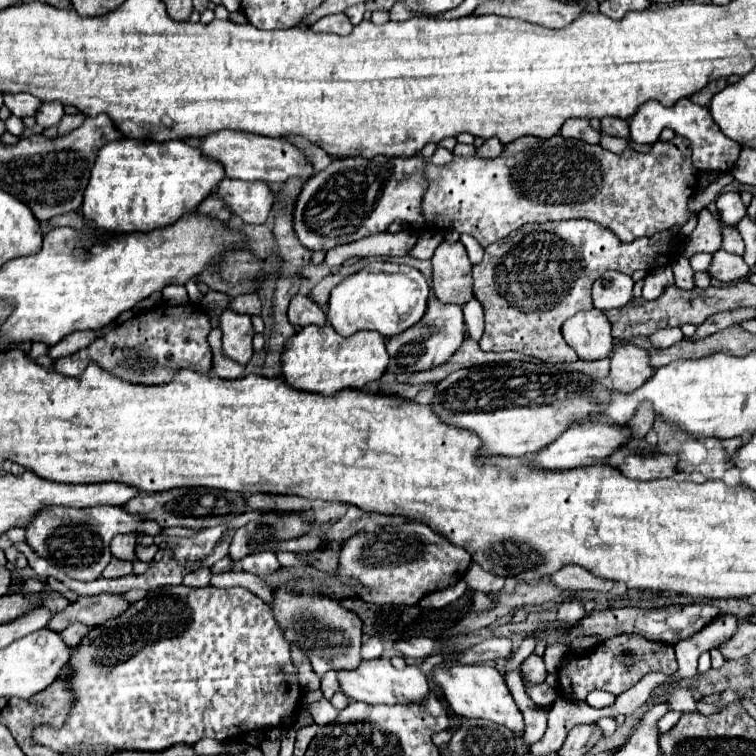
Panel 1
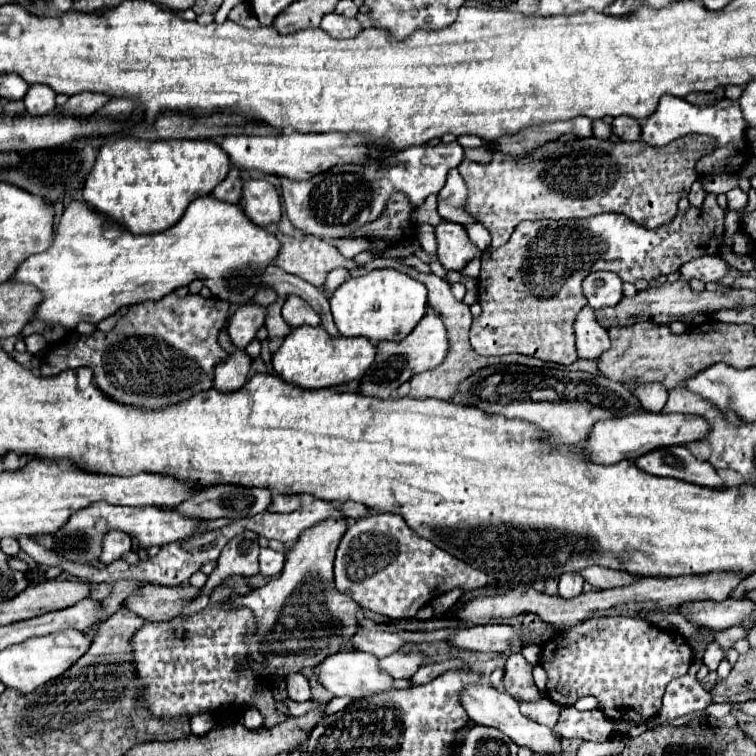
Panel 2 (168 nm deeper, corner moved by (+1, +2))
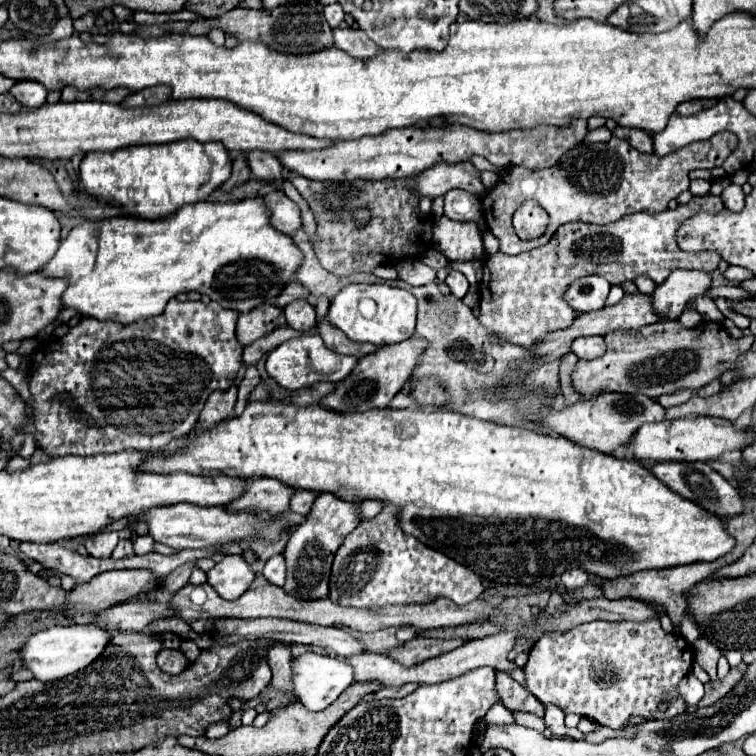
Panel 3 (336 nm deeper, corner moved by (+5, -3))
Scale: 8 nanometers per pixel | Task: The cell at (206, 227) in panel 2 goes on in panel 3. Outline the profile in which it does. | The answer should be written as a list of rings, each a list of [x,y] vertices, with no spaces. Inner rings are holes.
[[[258,196],[240,202],[202,200],[186,204],[174,216],[158,222],[124,216],[84,220],[68,232],[60,242],[56,256],[40,272],[48,278],[68,278],[68,288],[62,294],[62,306],[74,308],[78,314],[92,316],[96,320],[132,324],[158,316],[170,298],[190,290],[210,296],[224,308],[250,312],[252,308],[274,300],[274,296],[278,296],[278,292],[282,292],[282,288],[292,280],[300,262],[300,250],[290,236],[270,226],[270,212],[266,212],[266,206]]]

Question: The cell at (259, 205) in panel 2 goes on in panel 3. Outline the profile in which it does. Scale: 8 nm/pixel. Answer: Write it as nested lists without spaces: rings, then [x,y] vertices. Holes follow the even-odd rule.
[[[270,192],[264,196],[264,204],[270,210],[270,224],[284,234],[294,234],[302,228],[300,208],[284,194],[284,192]]]

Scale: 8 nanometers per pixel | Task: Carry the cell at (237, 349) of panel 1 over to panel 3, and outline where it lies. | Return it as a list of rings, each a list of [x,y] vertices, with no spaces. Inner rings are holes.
[[[262,304],[246,314],[240,314],[238,324],[236,324],[236,338],[242,346],[252,344],[254,340],[270,334],[272,330],[278,328],[278,318],[280,318],[280,308],[272,304]]]

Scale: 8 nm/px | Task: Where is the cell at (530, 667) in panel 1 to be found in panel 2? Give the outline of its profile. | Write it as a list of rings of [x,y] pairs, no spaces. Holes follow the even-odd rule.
[[[514,653],[508,657],[504,667],[504,689],[516,701],[538,701],[540,691],[532,679],[532,665],[522,657],[522,653]]]

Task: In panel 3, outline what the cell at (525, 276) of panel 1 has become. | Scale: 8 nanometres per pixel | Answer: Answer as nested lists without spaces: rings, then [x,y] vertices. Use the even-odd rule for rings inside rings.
[[[706,194],[702,198],[694,196],[688,204],[680,204],[676,210],[660,214],[628,214],[604,226],[570,222],[558,228],[550,242],[540,248],[522,252],[518,256],[508,256],[502,252],[490,254],[488,262],[484,260],[484,274],[478,288],[478,322],[498,340],[522,346],[524,350],[532,352],[550,332],[568,328],[576,320],[578,314],[564,300],[564,292],[578,278],[598,274],[608,278],[610,284],[622,284],[624,280],[648,276],[656,284],[662,284],[676,268],[706,272],[716,270],[722,260],[718,252],[682,252],[676,240],[676,232],[682,222],[702,210],[712,214],[722,212],[722,198],[712,194]]]

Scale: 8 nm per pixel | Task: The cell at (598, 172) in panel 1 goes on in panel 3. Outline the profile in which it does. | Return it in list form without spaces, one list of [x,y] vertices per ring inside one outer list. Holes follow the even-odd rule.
[[[722,132],[722,134],[714,134],[708,140],[702,142],[692,142],[690,146],[682,146],[676,152],[668,154],[668,156],[656,156],[656,154],[644,154],[638,152],[636,148],[632,148],[626,140],[620,138],[612,138],[610,142],[604,144],[578,144],[576,148],[568,150],[558,164],[550,166],[550,168],[542,168],[542,170],[528,170],[522,166],[508,166],[502,172],[498,172],[498,182],[494,188],[490,188],[486,192],[486,196],[482,198],[482,210],[484,210],[484,218],[486,224],[490,228],[490,232],[496,236],[498,244],[500,244],[500,252],[504,254],[520,254],[526,250],[532,250],[546,244],[546,240],[550,240],[550,236],[568,222],[592,222],[592,224],[610,224],[626,214],[636,214],[636,212],[648,212],[648,214],[660,214],[668,208],[668,202],[678,198],[684,190],[688,190],[688,172],[696,170],[696,168],[716,168],[722,166],[722,162],[726,160],[726,156],[730,156],[730,152],[734,150],[736,144],[736,136],[730,132]],[[534,200],[536,204],[540,204],[550,218],[550,224],[546,228],[546,232],[540,238],[534,240],[522,241],[512,228],[512,216],[518,210],[520,204]]]

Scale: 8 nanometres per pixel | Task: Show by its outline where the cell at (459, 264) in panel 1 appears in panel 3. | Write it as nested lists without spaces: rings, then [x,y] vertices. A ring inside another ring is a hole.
[[[446,216],[436,218],[432,228],[436,248],[450,262],[470,262],[484,254],[482,234],[476,224],[454,222]]]

